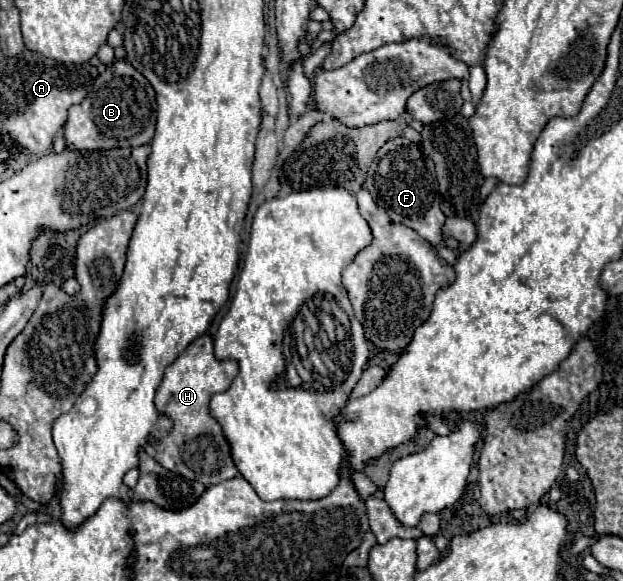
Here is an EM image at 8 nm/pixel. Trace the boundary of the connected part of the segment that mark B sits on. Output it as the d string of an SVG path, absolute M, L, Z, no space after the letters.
M115 60L107 66L105 74L97 76L97 80L93 82L93 90L85 96L85 100L79 106L69 108L69 118L63 136L67 148L75 148L77 152L141 146L141 144L149 144L155 134L155 116L157 116L157 102L149 80L141 72L137 72L127 60Z

